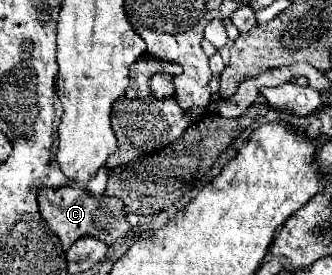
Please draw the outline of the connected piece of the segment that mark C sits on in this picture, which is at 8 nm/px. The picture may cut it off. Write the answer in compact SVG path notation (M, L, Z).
M66 185L60 189L40 189L38 205L42 217L48 221L50 229L60 237L64 249L70 249L70 245L84 235L98 237L104 243L112 245L116 239L124 237L130 231L126 215L122 213L124 205L120 199L108 195L90 195L80 185Z

